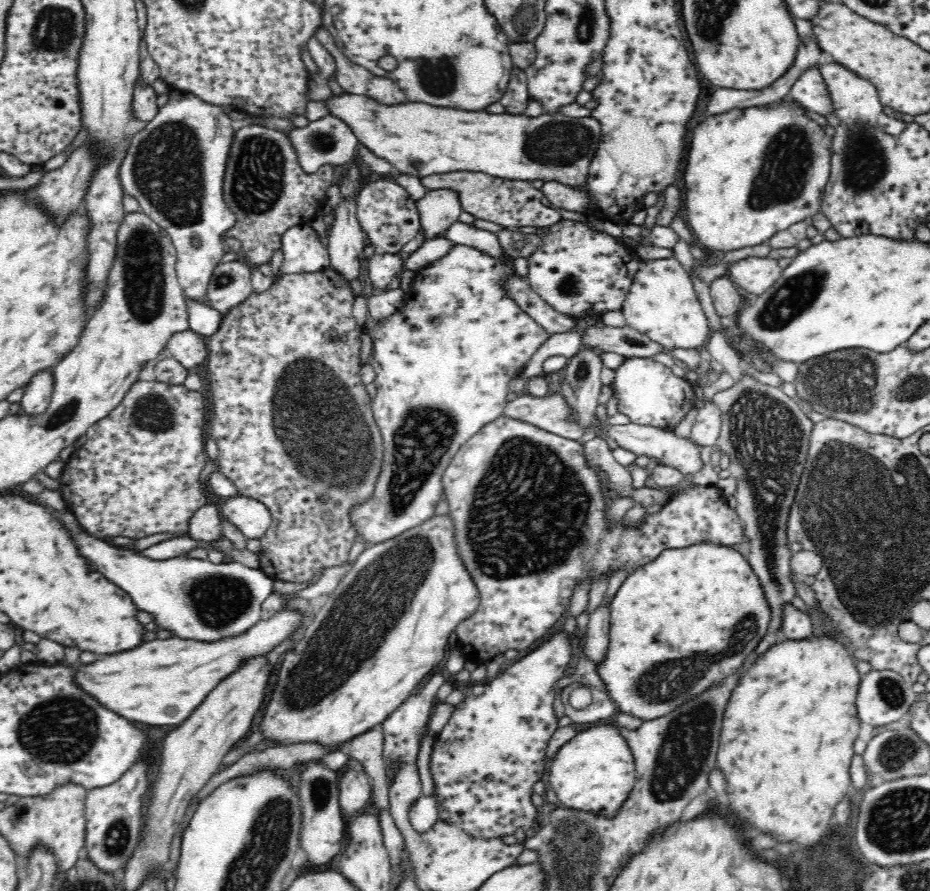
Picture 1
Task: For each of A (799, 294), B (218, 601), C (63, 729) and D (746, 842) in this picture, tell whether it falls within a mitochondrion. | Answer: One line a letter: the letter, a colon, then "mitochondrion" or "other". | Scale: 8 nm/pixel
A: mitochondrion
B: mitochondrion
C: mitochondrion
D: other

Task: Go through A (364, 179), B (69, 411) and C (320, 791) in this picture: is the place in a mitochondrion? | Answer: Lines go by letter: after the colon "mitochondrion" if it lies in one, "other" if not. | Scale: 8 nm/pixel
A: other
B: mitochondrion
C: mitochondrion

